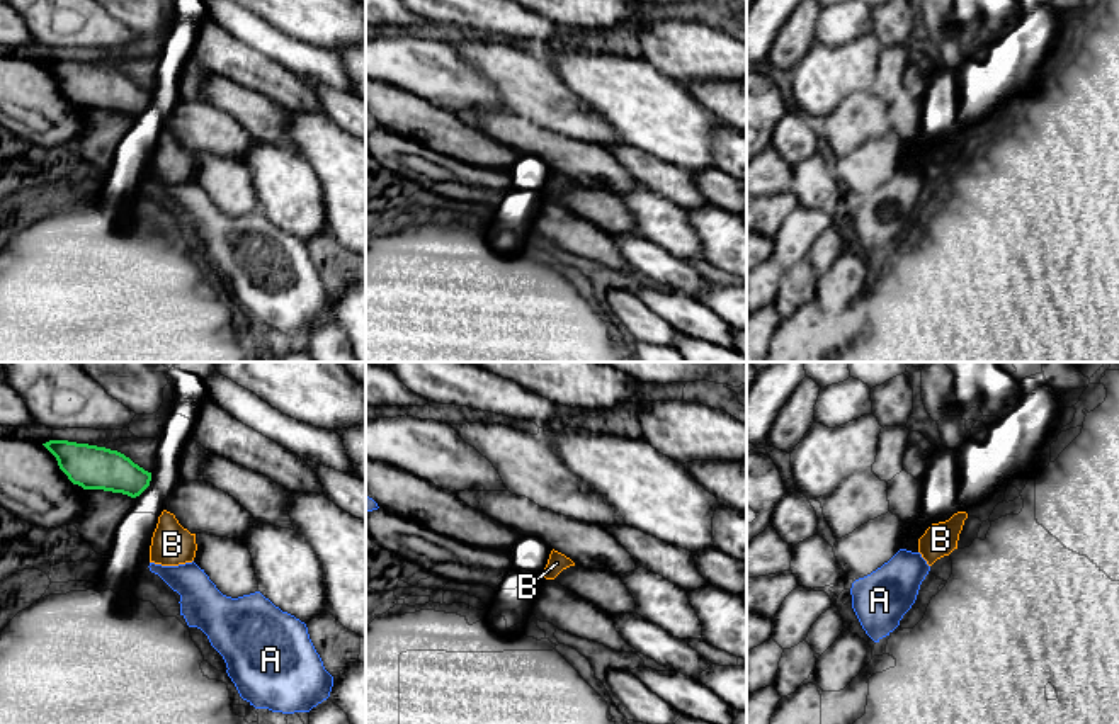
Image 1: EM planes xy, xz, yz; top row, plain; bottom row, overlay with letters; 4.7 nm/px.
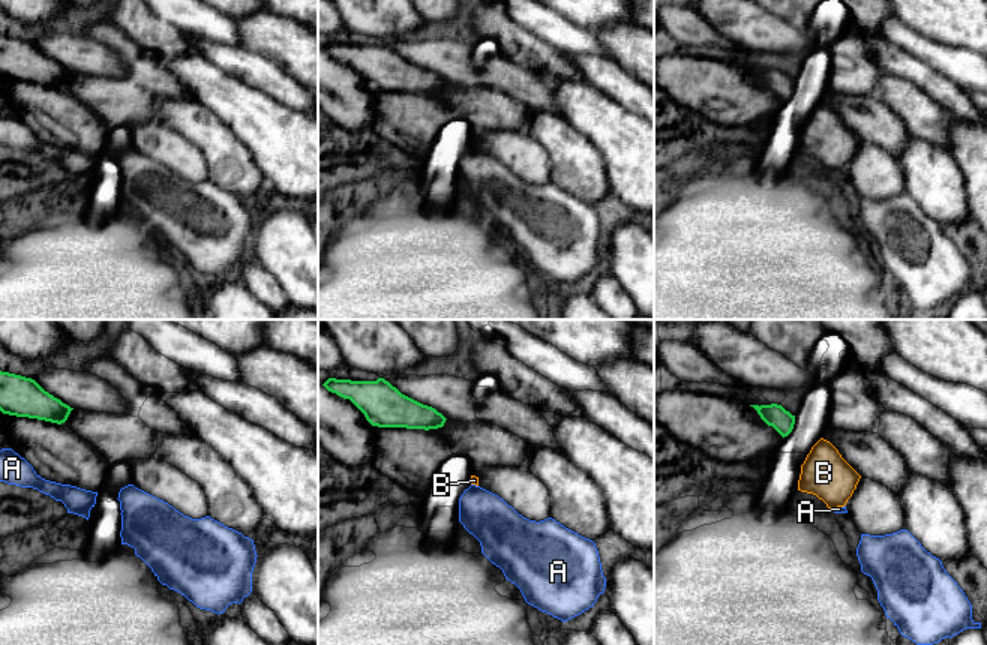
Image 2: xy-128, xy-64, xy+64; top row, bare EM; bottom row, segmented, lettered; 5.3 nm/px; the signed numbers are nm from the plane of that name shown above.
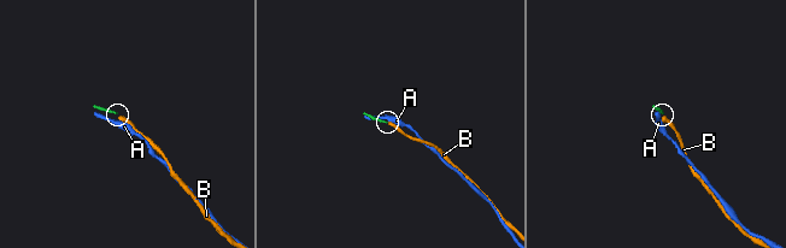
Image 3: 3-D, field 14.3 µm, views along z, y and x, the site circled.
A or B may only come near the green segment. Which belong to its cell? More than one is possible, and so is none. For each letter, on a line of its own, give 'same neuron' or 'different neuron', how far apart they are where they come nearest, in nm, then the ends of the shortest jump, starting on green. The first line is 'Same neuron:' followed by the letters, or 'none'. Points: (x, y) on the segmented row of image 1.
Same neuron: none
A: different neuron; 320 nm apart; from green across xy (135, 497), (150, 563)
B: different neuron; 140 nm apart; from green across xy (143, 490), (164, 510)

